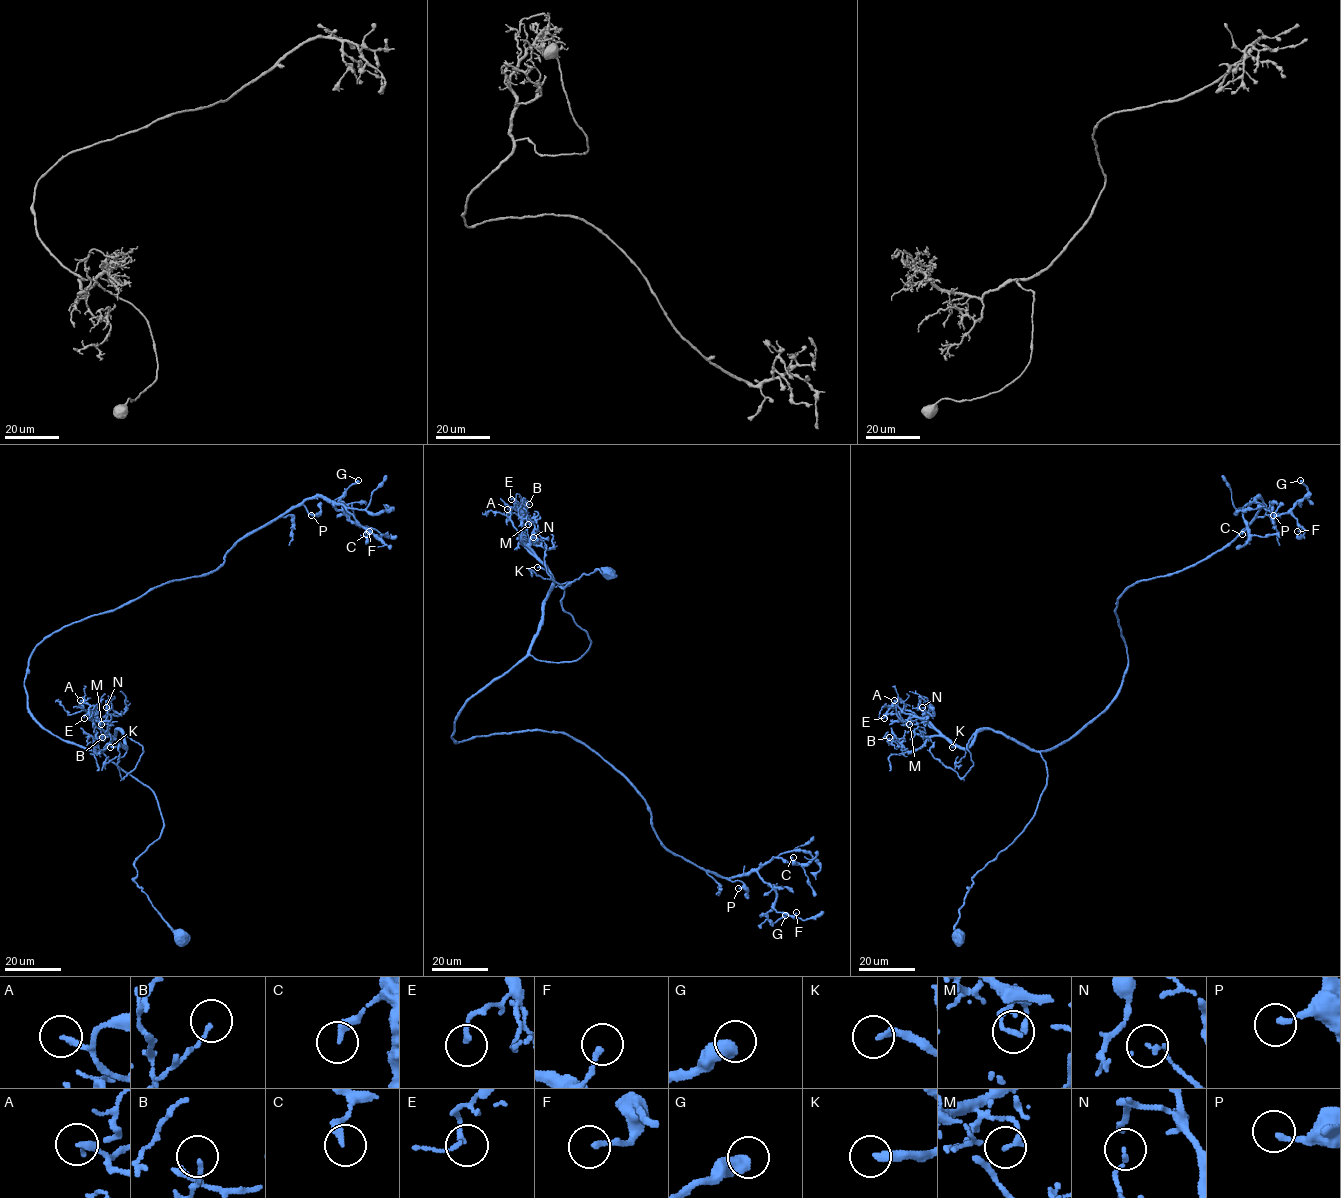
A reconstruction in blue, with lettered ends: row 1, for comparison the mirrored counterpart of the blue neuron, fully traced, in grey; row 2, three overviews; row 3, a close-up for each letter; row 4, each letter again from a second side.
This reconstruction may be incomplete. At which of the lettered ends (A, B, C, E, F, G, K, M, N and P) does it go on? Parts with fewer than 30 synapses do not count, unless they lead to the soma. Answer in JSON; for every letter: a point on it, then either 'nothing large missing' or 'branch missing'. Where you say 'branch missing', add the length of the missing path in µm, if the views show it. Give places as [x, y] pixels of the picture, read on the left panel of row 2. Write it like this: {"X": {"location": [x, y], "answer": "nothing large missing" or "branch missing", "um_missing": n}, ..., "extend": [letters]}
{"A": {"location": [80, 700], "answer": "nothing large missing"}, "B": {"location": [102, 737], "answer": "nothing large missing"}, "C": {"location": [366, 534], "answer": "nothing large missing"}, "E": {"location": [84, 718], "answer": "nothing large missing"}, "F": {"location": [369, 531], "answer": "nothing large missing"}, "G": {"location": [358, 480], "answer": "nothing large missing"}, "K": {"location": [110, 747], "answer": "branch missing", "um_missing": 20}, "M": {"location": [101, 724], "answer": "nothing large missing"}, "N": {"location": [106, 707], "answer": "nothing large missing"}, "P": {"location": [311, 515], "answer": "nothing large missing"}, "extend": ["K"]}

